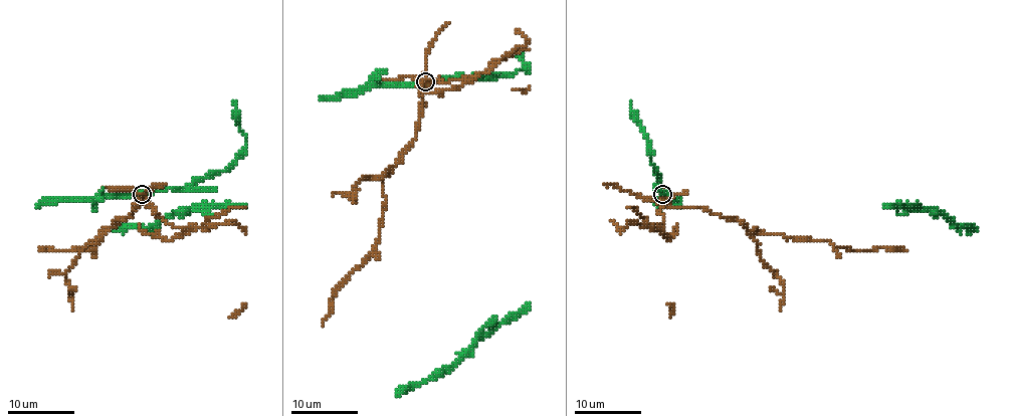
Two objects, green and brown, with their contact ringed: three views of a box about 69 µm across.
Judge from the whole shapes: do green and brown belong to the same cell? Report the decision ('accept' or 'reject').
reject

